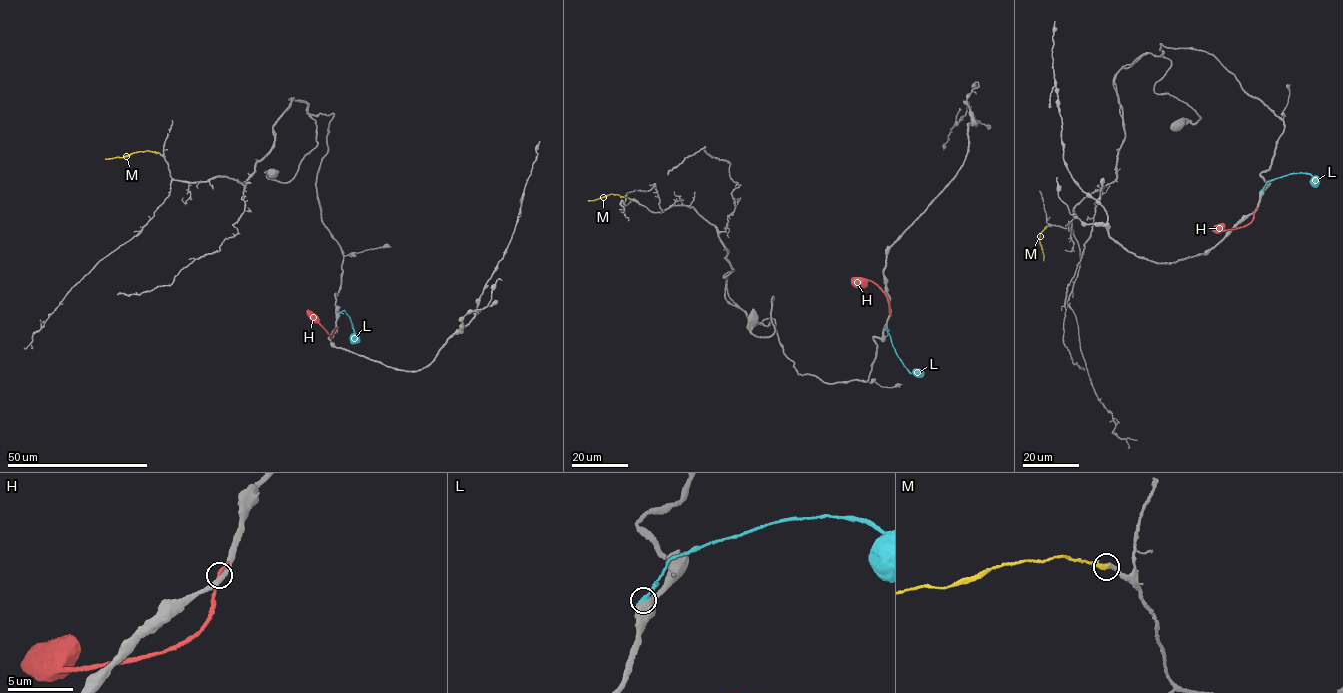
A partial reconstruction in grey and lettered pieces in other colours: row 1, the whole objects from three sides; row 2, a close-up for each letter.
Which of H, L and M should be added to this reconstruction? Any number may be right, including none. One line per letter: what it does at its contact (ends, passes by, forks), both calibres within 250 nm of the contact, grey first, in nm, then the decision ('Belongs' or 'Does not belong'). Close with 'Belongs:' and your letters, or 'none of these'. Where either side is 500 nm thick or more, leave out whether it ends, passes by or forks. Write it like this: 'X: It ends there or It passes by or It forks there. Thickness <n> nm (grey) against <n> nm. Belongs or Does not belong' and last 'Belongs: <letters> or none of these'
H: It ends there. Thickness 340 nm (grey) against 360 nm. Does not belong
L: Thickness 550 nm (grey) against 320 nm. Does not belong
M: It ends there. Thickness 300 nm (grey) against 360 nm. Belongs
Belongs: M

